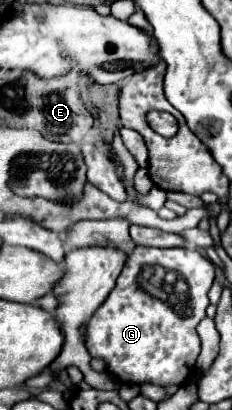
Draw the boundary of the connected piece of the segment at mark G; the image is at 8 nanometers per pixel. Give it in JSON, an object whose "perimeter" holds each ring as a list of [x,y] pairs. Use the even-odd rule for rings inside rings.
{"perimeter":[[[136,246],[126,258],[126,264],[116,280],[114,290],[104,304],[84,326],[84,342],[92,358],[104,358],[108,370],[122,382],[182,386],[200,354],[200,338],[196,334],[198,322],[206,316],[208,290],[214,282],[214,264],[204,258],[196,248],[144,248]]]}

